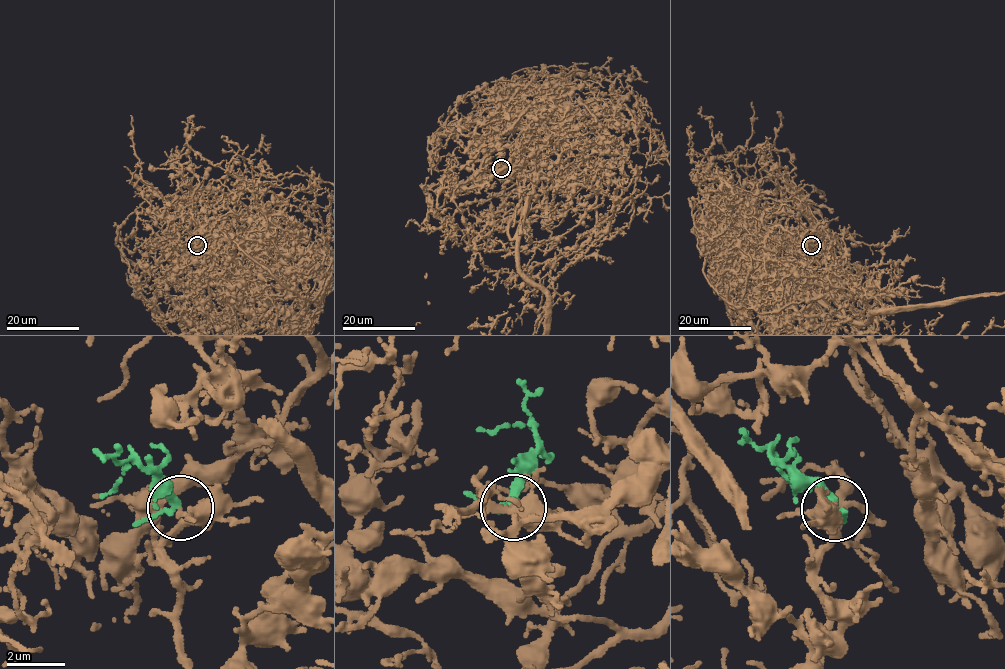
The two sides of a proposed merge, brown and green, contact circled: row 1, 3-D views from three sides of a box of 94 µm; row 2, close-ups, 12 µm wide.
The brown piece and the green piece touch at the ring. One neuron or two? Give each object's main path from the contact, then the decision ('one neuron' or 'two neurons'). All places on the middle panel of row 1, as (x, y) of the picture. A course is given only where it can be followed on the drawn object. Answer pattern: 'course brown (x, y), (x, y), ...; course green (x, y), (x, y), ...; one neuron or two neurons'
course brown (501, 168), (478, 171), (517, 177), (507, 230), (546, 296); one neuron

